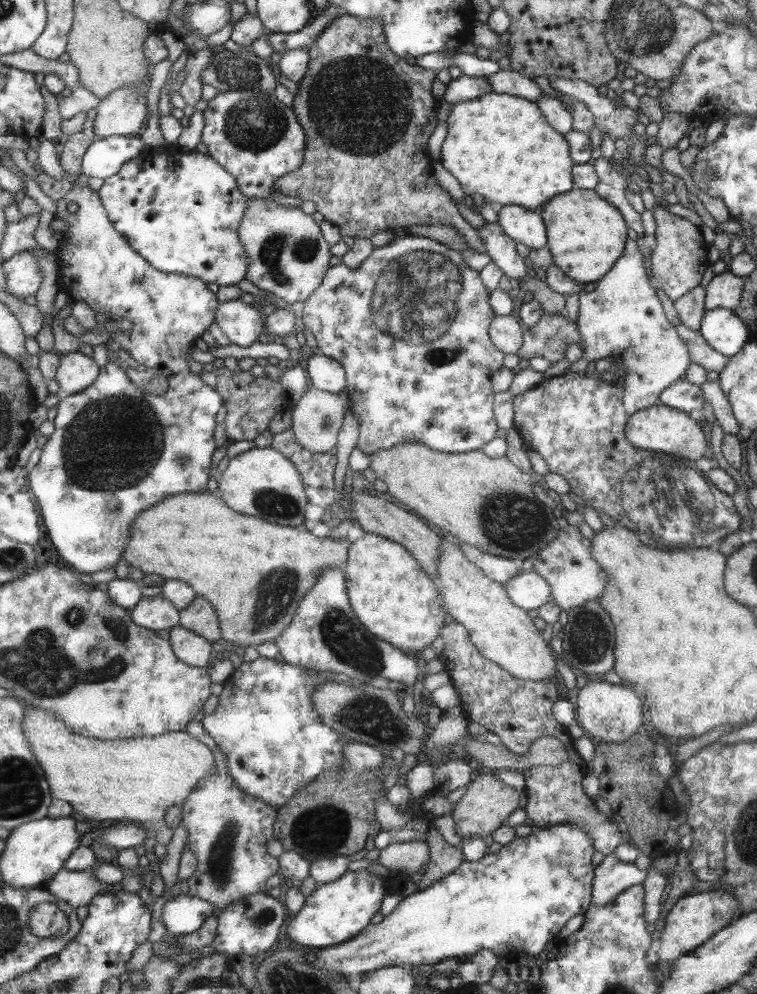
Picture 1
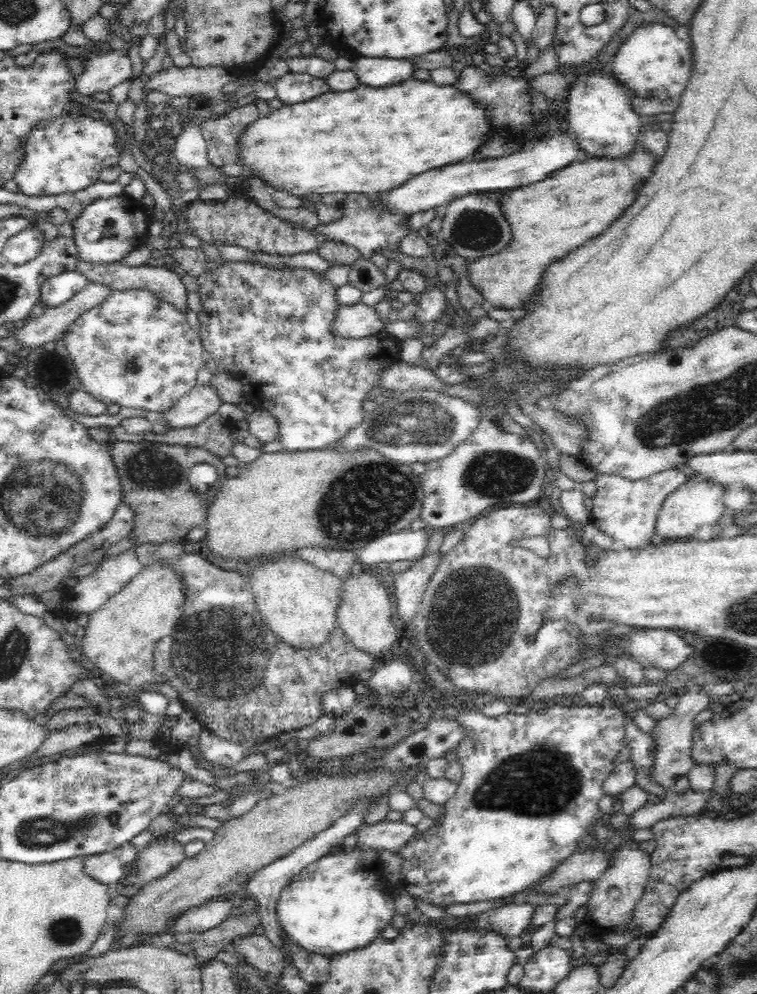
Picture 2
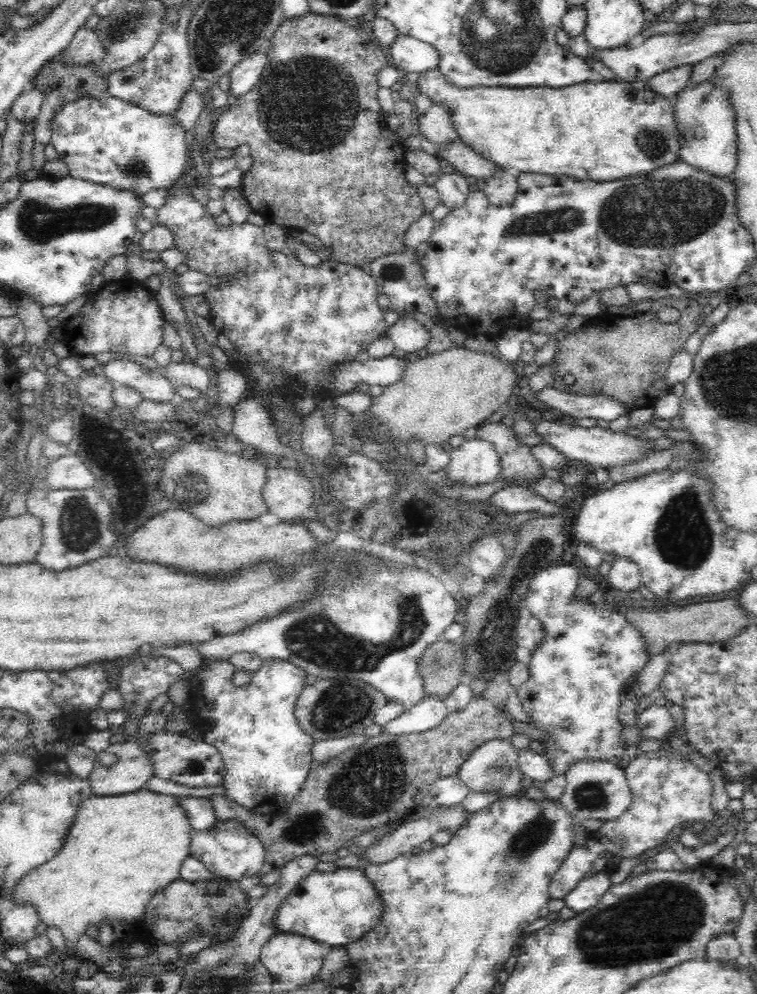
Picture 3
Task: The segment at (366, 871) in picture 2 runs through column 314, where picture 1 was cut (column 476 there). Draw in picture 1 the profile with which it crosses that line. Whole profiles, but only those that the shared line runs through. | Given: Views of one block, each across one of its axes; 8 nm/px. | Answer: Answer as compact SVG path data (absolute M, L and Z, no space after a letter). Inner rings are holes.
M561 824L559 826L543 827L535 830L523 837L513 837L505 846L501 845L497 853L483 856L477 862L461 862L459 866L455 867L453 872L442 876L439 880L433 882L432 886L428 886L423 890L416 890L414 893L403 896L399 904L388 914L381 923L373 925L368 924L359 935L348 942L342 942L335 946L321 948L316 954L313 954L314 959L312 967L314 969L321 969L324 971L331 971L337 973L343 978L351 976L351 974L359 974L360 972L372 971L386 966L411 966L427 969L432 964L437 964L445 959L455 959L456 957L469 954L469 956L476 954L481 950L491 950L497 956L504 957L506 953L509 954L527 954L528 957L533 958L542 952L544 948L548 948L551 939L556 936L561 928L565 925L567 920L576 914L583 914L592 904L592 882L595 875L595 868L591 865L591 855L593 855L592 840L587 836L581 828L573 826L573 824Z

